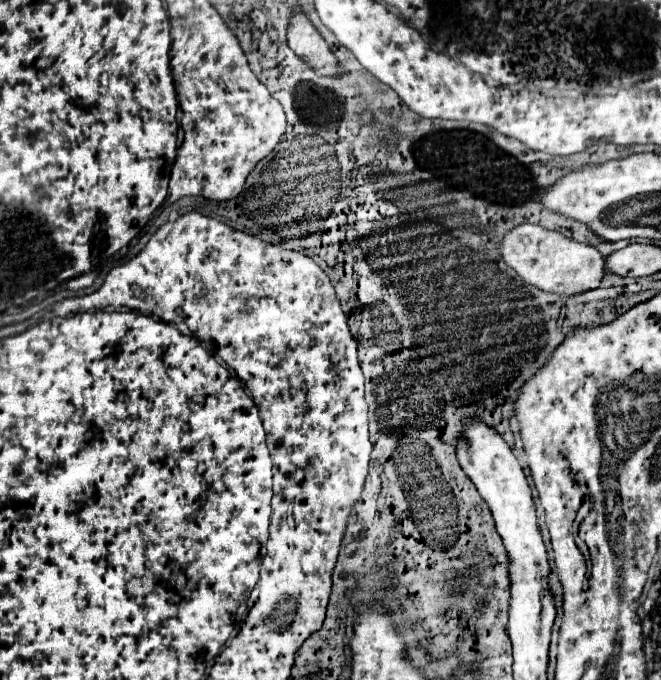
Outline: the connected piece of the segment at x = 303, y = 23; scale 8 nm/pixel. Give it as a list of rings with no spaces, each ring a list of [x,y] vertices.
[[[296,10],[290,20],[288,44],[300,58],[304,58],[320,74],[326,76],[340,74],[338,60],[334,58],[330,46],[324,42],[324,38],[316,32],[316,28],[300,10]]]

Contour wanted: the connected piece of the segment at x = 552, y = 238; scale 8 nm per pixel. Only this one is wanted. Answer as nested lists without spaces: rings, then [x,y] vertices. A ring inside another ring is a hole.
[[[526,222],[508,230],[498,244],[498,252],[502,260],[522,276],[524,282],[562,296],[598,288],[604,276],[604,256],[594,246],[580,244],[538,224]]]

